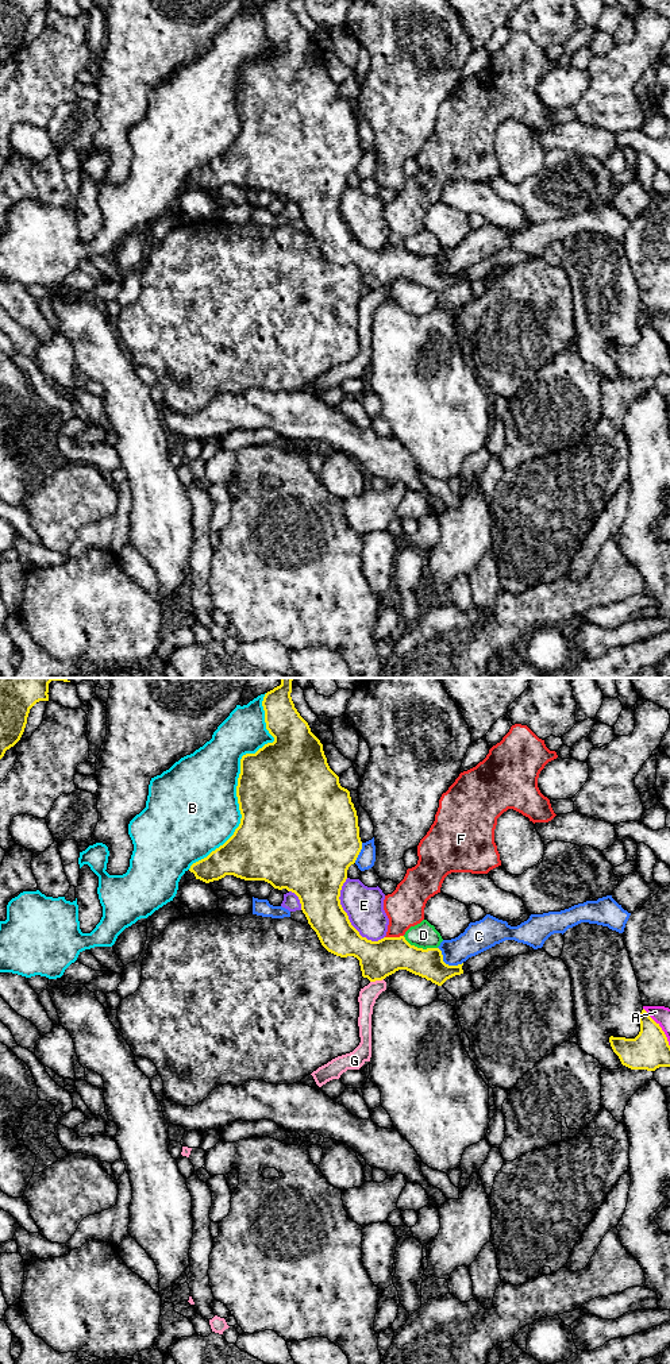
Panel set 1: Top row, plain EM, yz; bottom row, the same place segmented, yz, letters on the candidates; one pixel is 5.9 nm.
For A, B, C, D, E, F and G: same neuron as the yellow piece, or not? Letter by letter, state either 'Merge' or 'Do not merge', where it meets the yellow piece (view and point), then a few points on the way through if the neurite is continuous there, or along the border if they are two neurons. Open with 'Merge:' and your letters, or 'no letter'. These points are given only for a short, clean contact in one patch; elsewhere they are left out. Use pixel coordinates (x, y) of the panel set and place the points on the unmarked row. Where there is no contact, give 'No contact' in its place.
Merge: no letter
A: Do not merge. Touches yellow at yz (659, 335)
B: Do not merge. Touches yellow at yz (238, 87)
C: Do not merge. Touches yellow at yz (445, 272)
D: Do not merge. Touches yellow at yz (420, 257). Boundary: yz (403, 245), (418, 255), (436, 257)
E: Do not merge. Touches yellow at yz (347, 226)
F: Do not merge. Touches yellow at yz (393, 246)
G: Do not merge. Touches yellow at yz (376, 288). Boundary: yz (382, 286), (370, 291)

